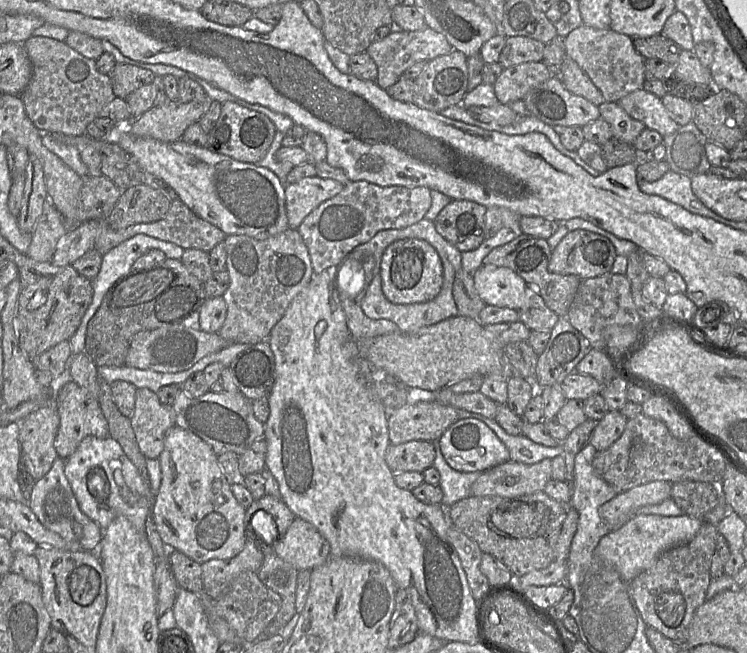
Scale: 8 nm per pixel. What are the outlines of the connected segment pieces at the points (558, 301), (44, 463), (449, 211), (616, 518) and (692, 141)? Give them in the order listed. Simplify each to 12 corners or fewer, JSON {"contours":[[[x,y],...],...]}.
{"contours":[[[521,234],[483,265],[507,267],[565,317],[581,279],[548,270],[546,239]],[[53,404],[19,424],[22,456],[35,480],[59,457]],[[452,200],[434,220],[459,251],[486,239],[487,207]],[[656,480],[618,493],[598,509],[608,532],[642,506],[671,497],[672,483]],[[690,121],[663,137],[670,170],[708,173],[704,135]]]}

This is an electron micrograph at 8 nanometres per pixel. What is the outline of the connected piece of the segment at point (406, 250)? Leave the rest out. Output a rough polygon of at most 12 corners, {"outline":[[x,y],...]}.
{"outline":[[428,242],[391,243],[380,264],[394,304],[440,293],[443,265]]}

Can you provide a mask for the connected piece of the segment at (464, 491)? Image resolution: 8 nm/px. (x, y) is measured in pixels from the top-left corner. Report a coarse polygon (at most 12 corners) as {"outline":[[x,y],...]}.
{"outline":[[433,442],[433,467],[440,474],[444,508],[471,496],[482,472],[460,472],[445,461]]}

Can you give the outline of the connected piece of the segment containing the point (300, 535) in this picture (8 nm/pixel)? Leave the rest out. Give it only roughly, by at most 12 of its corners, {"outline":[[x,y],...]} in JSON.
{"outline":[[298,517],[273,551],[298,570],[330,558],[330,544]]}

